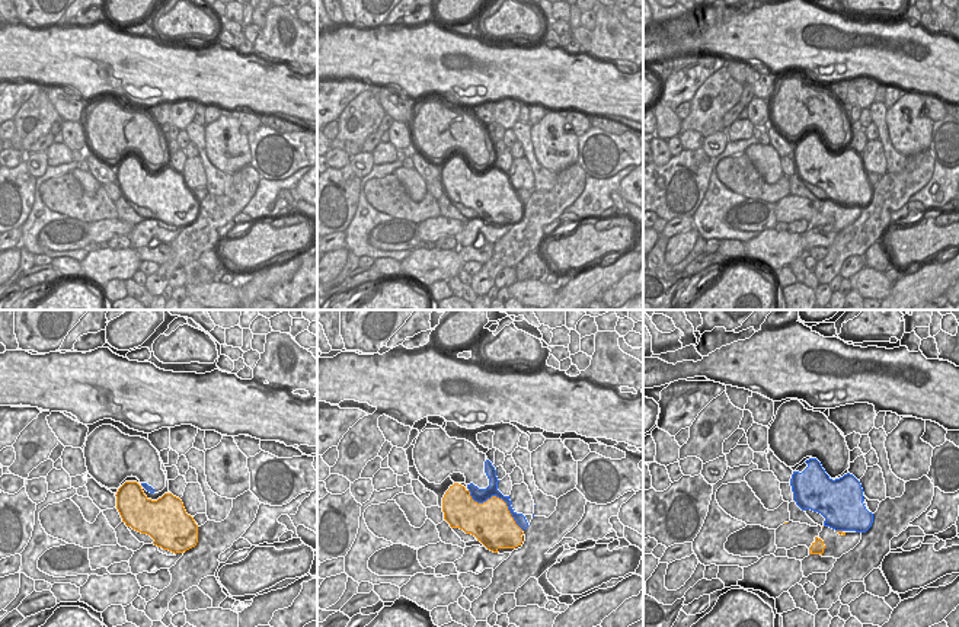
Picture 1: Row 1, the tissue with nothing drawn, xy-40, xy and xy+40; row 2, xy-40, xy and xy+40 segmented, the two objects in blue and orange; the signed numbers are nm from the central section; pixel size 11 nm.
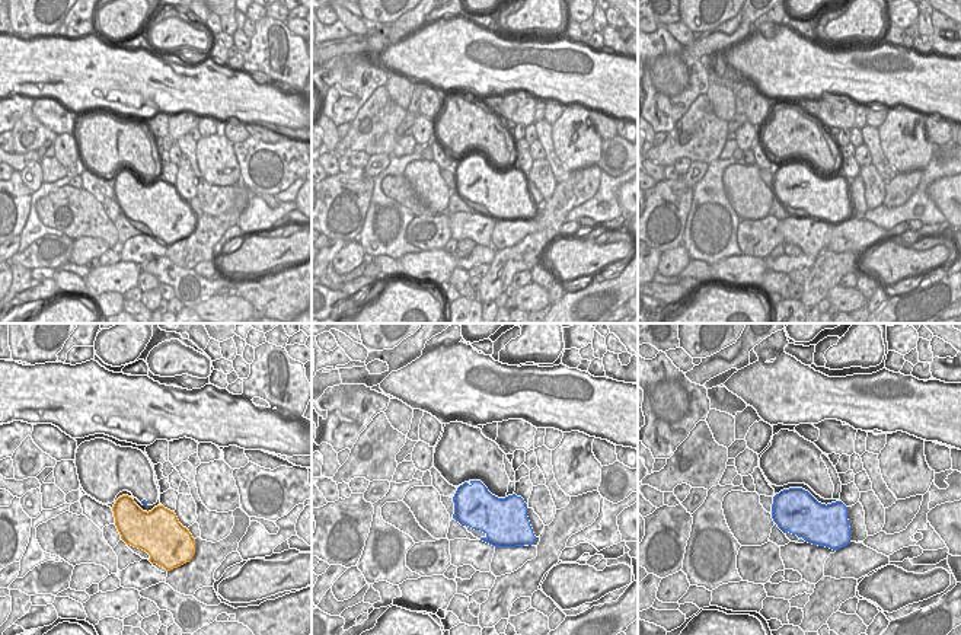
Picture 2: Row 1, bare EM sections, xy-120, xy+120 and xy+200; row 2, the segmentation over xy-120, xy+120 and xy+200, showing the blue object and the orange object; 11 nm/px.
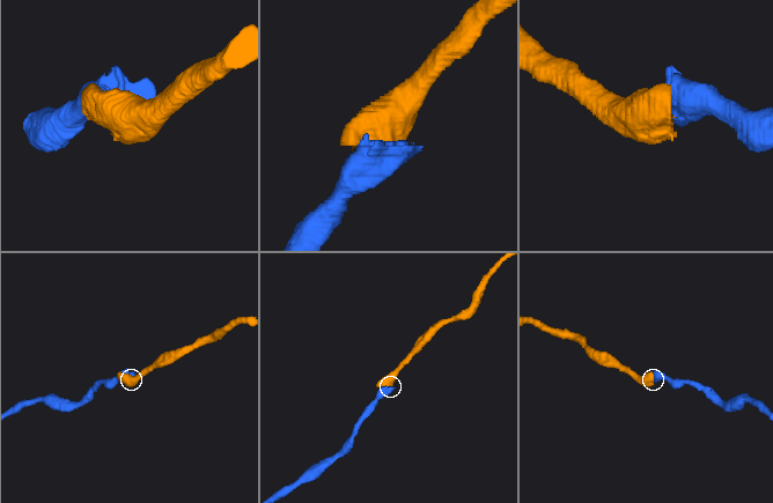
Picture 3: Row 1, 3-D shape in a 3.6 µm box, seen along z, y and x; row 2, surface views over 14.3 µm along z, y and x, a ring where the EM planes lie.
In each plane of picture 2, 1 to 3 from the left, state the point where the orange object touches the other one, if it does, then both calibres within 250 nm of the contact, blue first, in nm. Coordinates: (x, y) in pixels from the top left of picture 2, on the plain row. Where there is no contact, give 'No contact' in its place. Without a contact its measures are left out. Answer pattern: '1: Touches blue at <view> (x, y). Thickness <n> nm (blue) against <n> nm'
1: No contact
2: No contact
3: No contact.

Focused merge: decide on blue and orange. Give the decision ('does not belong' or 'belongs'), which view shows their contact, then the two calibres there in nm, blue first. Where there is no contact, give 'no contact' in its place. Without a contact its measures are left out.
belongs; contact in xy; calibres 160 and 400 nm

